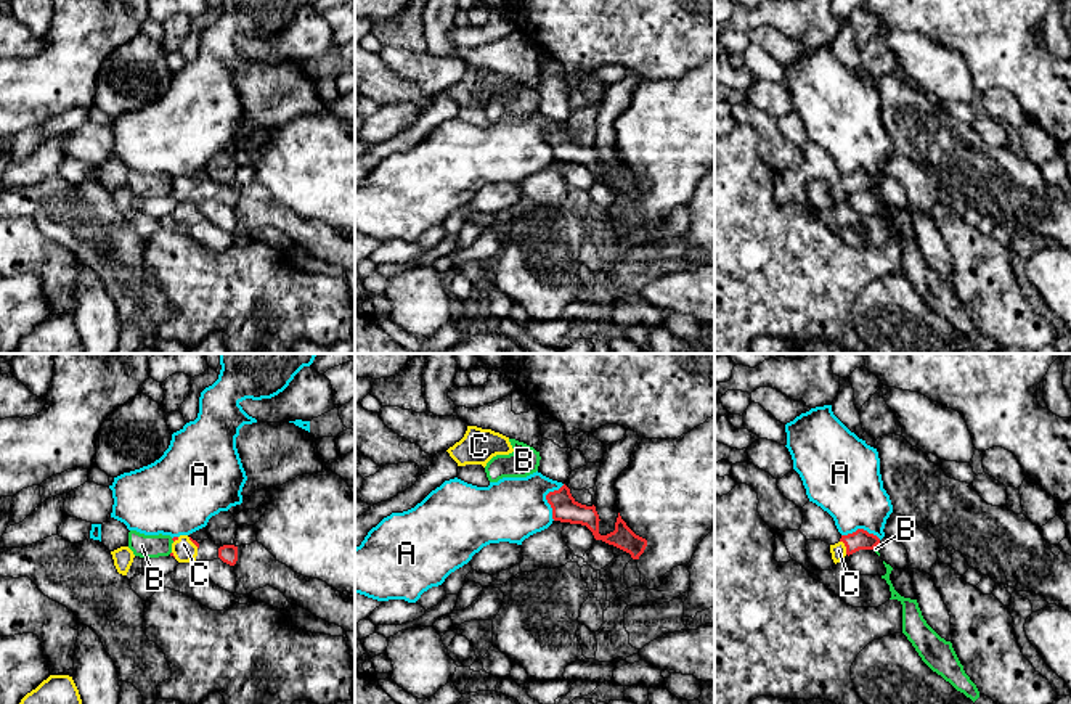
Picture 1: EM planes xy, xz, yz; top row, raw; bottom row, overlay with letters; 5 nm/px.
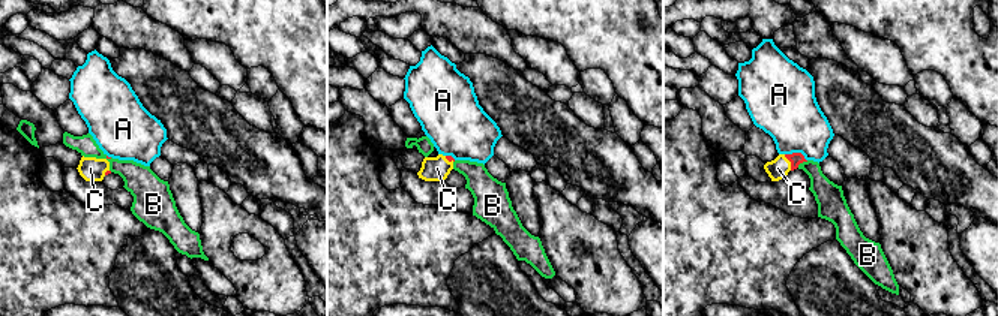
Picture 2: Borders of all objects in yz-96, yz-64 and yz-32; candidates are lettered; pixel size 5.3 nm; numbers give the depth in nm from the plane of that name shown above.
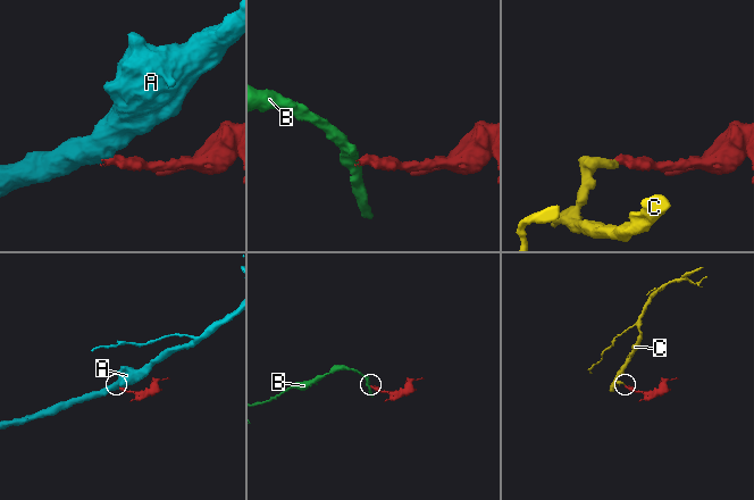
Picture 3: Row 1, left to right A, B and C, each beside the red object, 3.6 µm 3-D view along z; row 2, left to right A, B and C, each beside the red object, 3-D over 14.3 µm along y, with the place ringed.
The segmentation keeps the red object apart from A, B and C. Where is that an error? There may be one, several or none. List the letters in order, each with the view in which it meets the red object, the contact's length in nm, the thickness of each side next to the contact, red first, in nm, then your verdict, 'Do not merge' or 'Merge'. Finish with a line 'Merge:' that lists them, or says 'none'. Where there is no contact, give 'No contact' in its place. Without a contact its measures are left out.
A: Touches red in xz. Shared border 190 nm. Thickness 130 nm (red) against 320 nm. Do not merge
B: Touches red in yz. Shared border 40 nm. Thickness 100 nm (red) against 20 nm. Do not merge
C: Touches red in yz. Shared border 80 nm. Thickness 100 nm (red) against 80 nm. Merge
Merge: C

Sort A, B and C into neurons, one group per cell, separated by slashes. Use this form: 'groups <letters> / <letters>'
groups A / B / C

